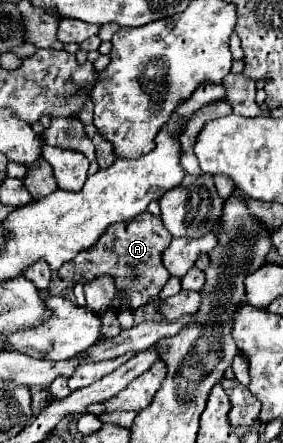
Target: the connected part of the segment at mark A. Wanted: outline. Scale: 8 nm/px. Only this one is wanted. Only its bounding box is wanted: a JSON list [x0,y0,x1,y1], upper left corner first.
[58,212,170,308]

